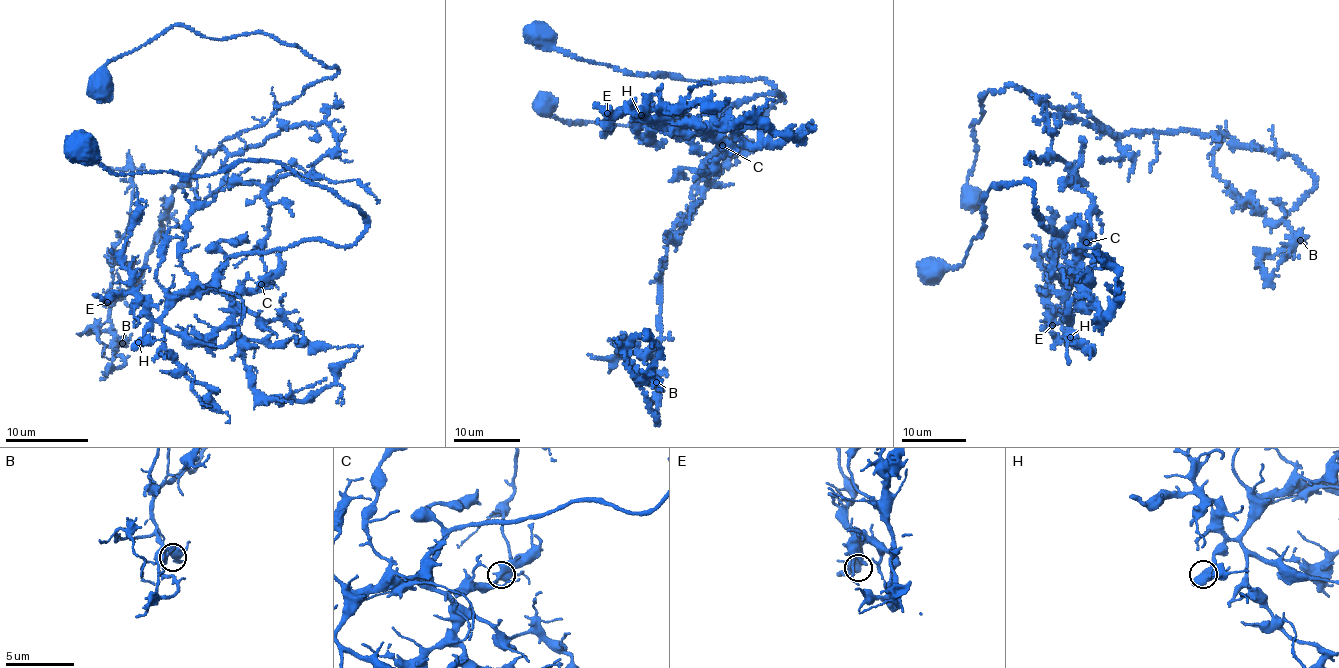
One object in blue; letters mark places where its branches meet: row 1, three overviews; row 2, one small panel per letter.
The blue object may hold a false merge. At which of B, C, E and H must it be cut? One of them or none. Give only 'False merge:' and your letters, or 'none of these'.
False merge: C

